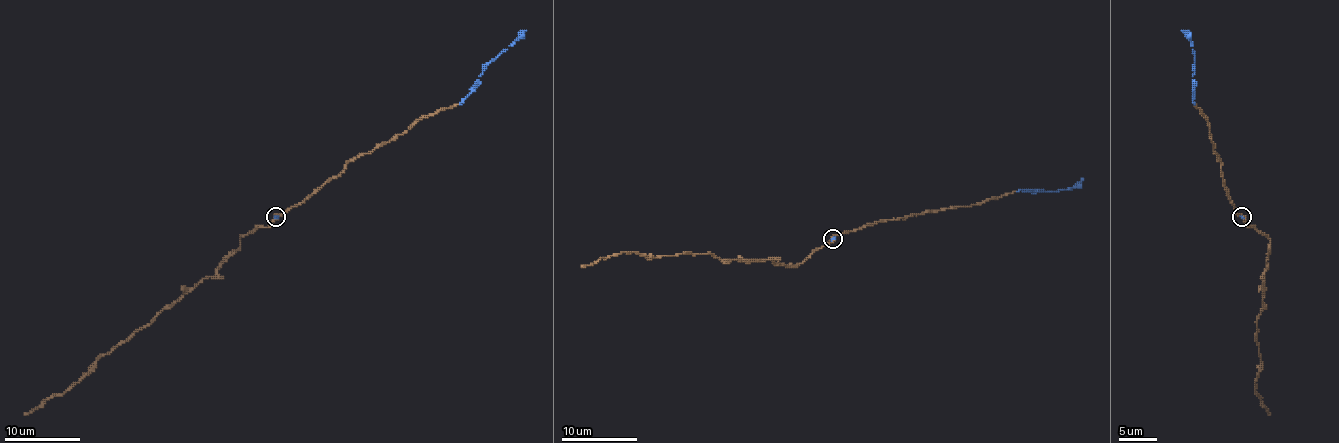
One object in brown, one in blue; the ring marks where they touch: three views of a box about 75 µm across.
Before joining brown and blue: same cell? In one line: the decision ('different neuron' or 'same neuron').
same neuron

